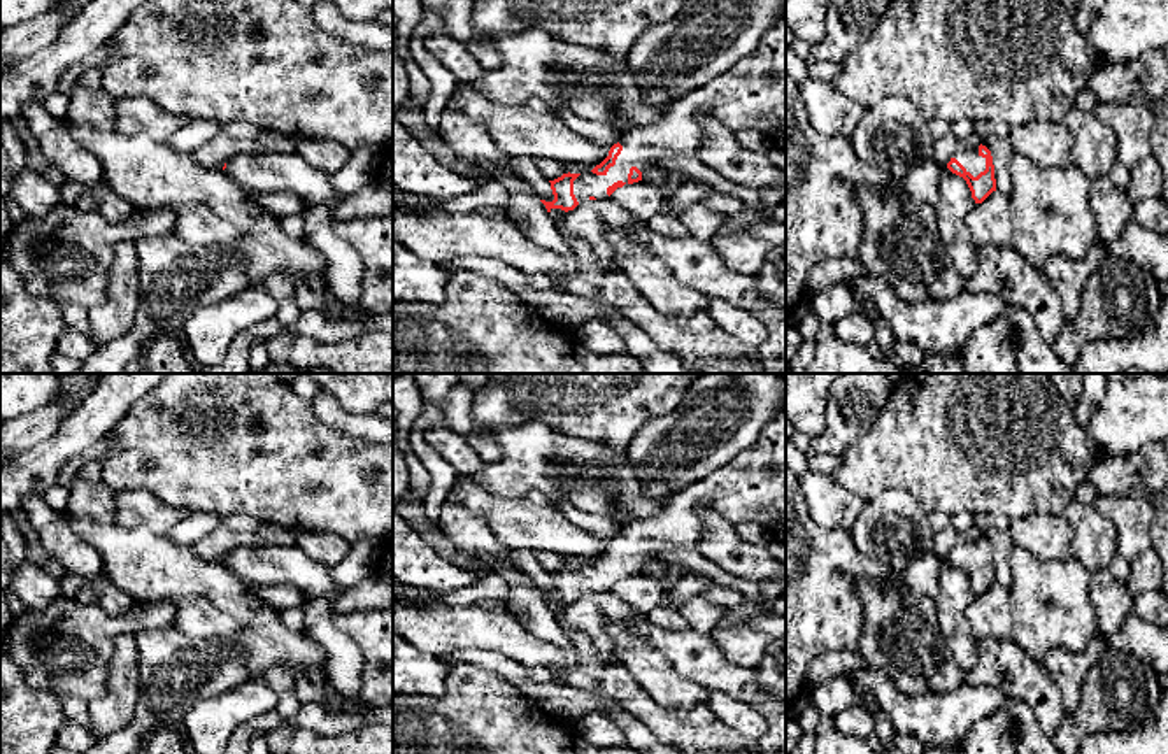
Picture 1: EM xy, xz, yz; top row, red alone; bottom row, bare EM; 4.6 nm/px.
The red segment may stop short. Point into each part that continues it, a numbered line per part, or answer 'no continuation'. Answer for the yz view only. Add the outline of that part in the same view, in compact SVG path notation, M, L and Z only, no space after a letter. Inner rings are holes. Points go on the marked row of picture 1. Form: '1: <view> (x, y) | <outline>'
1: yz (974, 163) | M963 147L952 158L956 158L973 177L986 170L986 158L979 154L979 147Z

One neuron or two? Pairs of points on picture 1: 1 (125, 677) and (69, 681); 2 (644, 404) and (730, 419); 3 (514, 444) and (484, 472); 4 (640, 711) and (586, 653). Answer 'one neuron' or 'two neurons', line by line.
1: two neurons
2: two neurons
3: one neuron
4: one neuron

